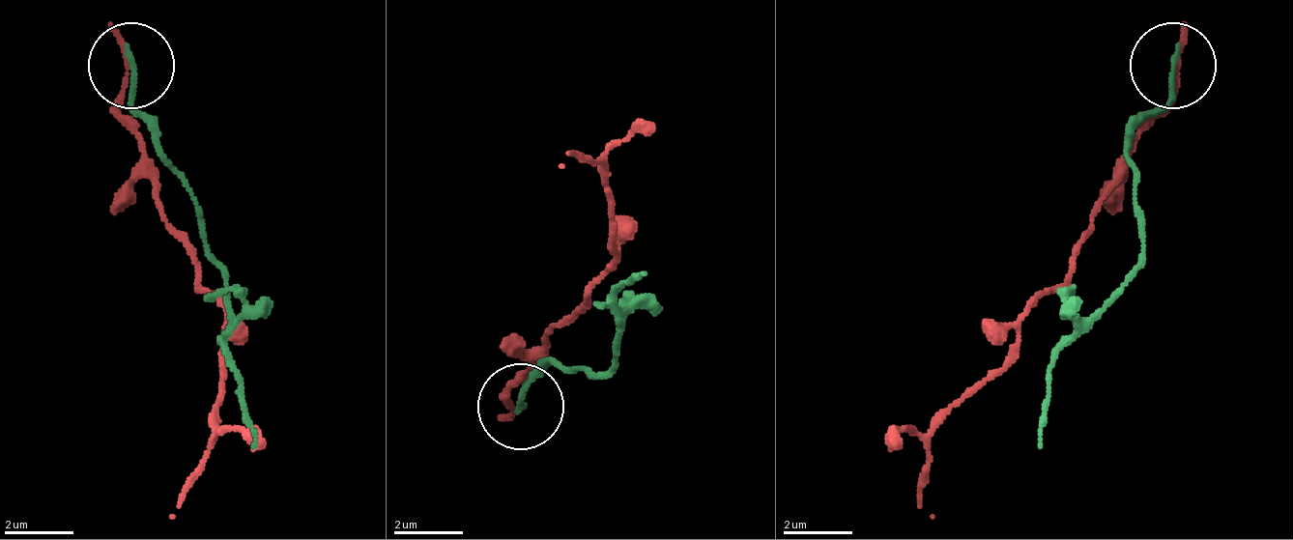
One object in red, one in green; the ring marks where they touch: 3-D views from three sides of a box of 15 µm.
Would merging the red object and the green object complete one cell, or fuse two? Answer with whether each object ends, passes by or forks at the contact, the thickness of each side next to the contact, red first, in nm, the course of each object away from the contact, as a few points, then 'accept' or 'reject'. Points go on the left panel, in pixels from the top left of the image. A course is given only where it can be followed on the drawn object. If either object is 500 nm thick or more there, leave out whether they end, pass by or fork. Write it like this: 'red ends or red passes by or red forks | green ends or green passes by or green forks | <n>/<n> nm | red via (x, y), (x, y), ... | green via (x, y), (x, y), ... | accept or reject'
red passes by | green ends | 130/200 nm | red via (129, 63), (121, 114), (223, 312), (223, 347), (207, 441), (181, 510), (172, 519) | green via (129, 63), (129, 105), (155, 131), (215, 270), (232, 355), (258, 449) | reject

